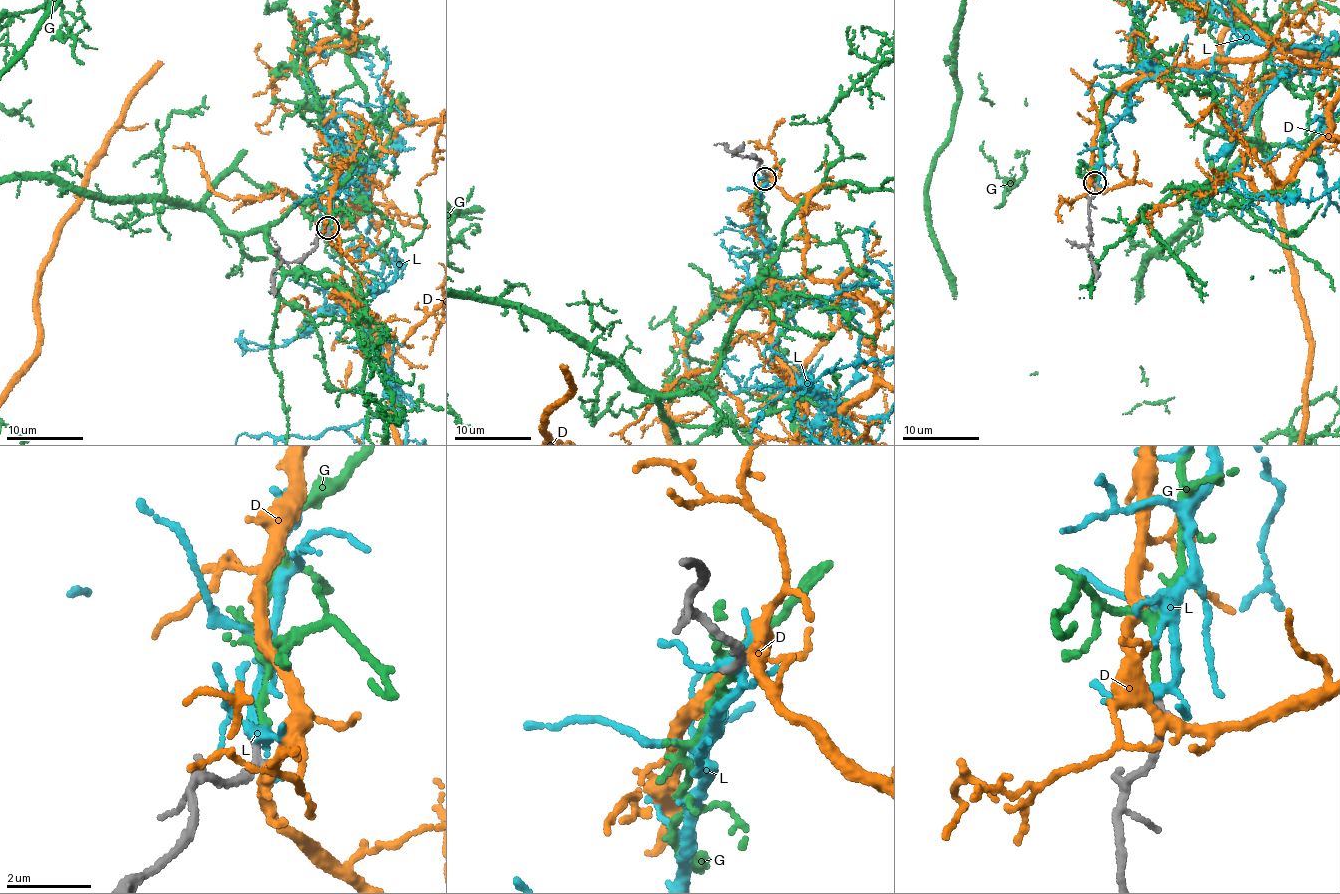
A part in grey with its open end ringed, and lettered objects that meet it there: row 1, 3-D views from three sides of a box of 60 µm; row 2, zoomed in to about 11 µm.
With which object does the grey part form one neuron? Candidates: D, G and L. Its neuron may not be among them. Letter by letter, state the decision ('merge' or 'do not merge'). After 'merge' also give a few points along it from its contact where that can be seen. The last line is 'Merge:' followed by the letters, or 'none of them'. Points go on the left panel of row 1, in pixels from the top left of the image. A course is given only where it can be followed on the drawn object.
D: do not merge
G: do not merge
L: do not merge
Merge: none of them

